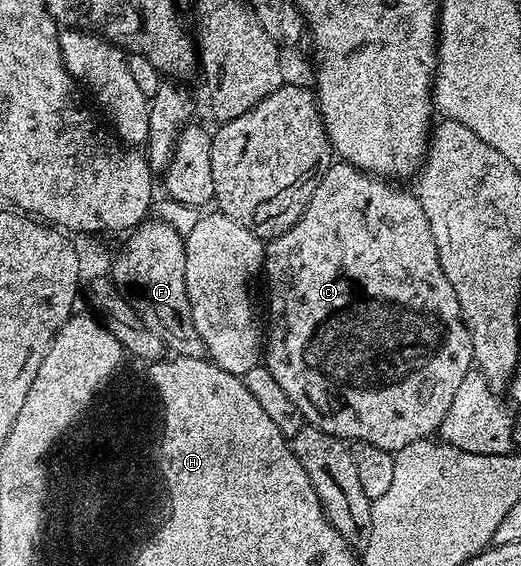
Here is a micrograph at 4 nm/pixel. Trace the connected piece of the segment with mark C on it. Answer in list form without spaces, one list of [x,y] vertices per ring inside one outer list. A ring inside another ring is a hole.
[[[338,160],[325,172],[323,179],[319,179],[319,187],[315,187],[315,195],[311,195],[311,203],[307,203],[303,215],[286,233],[272,238],[264,246],[263,266],[263,281],[265,279],[269,284],[269,319],[267,315],[263,361],[269,366],[271,375],[275,375],[279,387],[283,387],[291,403],[299,407],[302,418],[319,431],[340,437],[346,443],[366,441],[392,454],[407,447],[407,443],[432,438],[440,430],[443,415],[447,415],[455,391],[459,391],[459,383],[463,383],[463,375],[475,365],[471,335],[461,318],[459,299],[455,299],[455,291],[451,283],[447,283],[447,275],[443,275],[439,251],[435,251],[435,238],[431,235],[431,223],[427,223],[427,215],[423,215],[423,207],[416,196],[397,185],[400,184],[364,173],[346,161]]]

